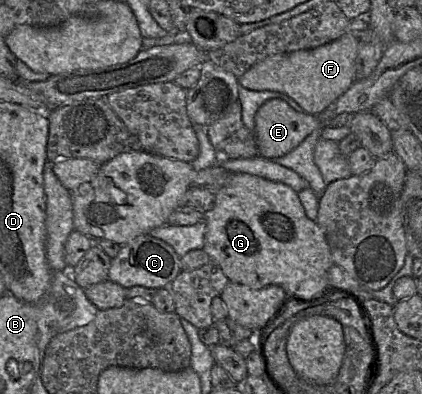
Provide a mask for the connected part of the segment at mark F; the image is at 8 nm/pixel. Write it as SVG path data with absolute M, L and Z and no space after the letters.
M350 33L318 48L269 56L254 64L238 78L241 86L253 91L275 91L288 95L303 109L304 113L319 115L343 95L355 81L355 62L360 41Z

